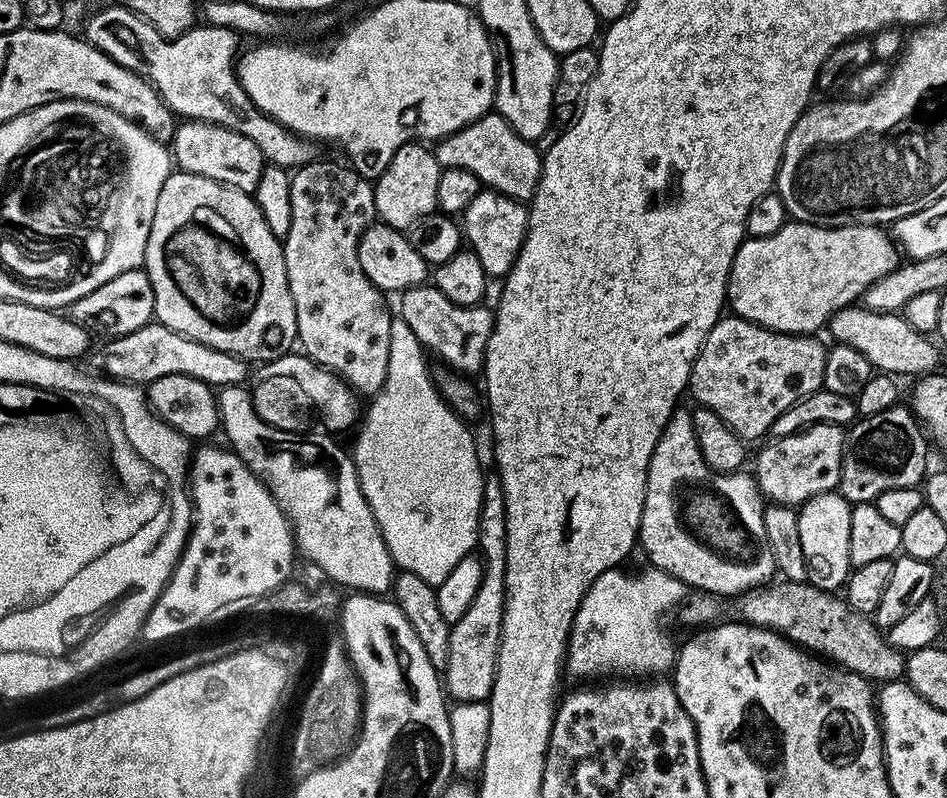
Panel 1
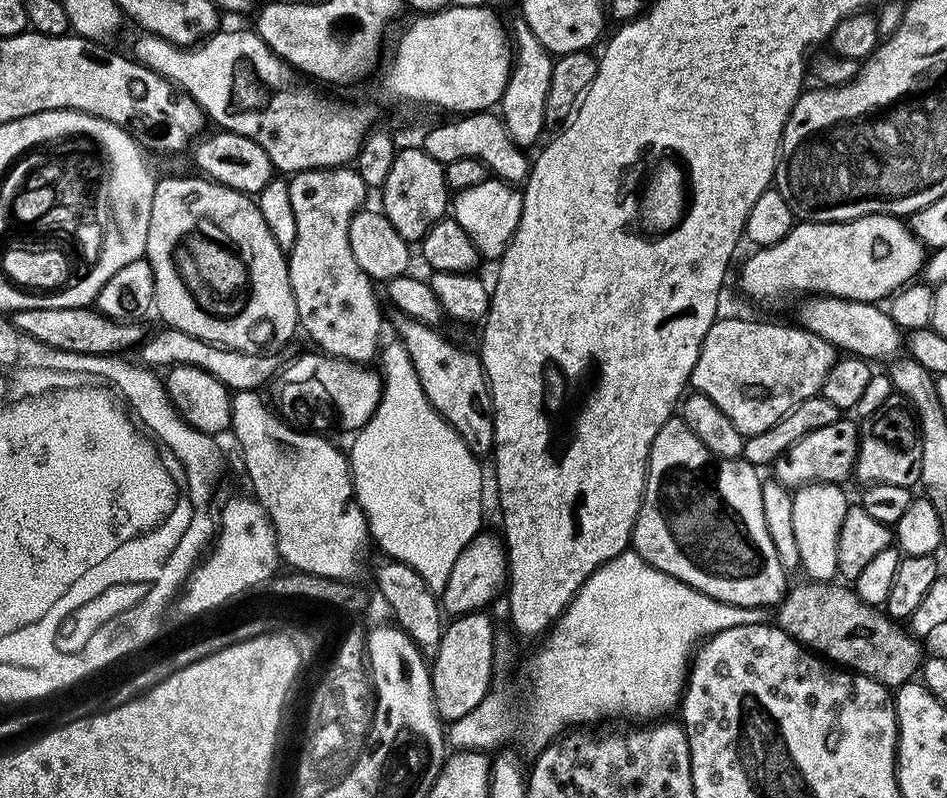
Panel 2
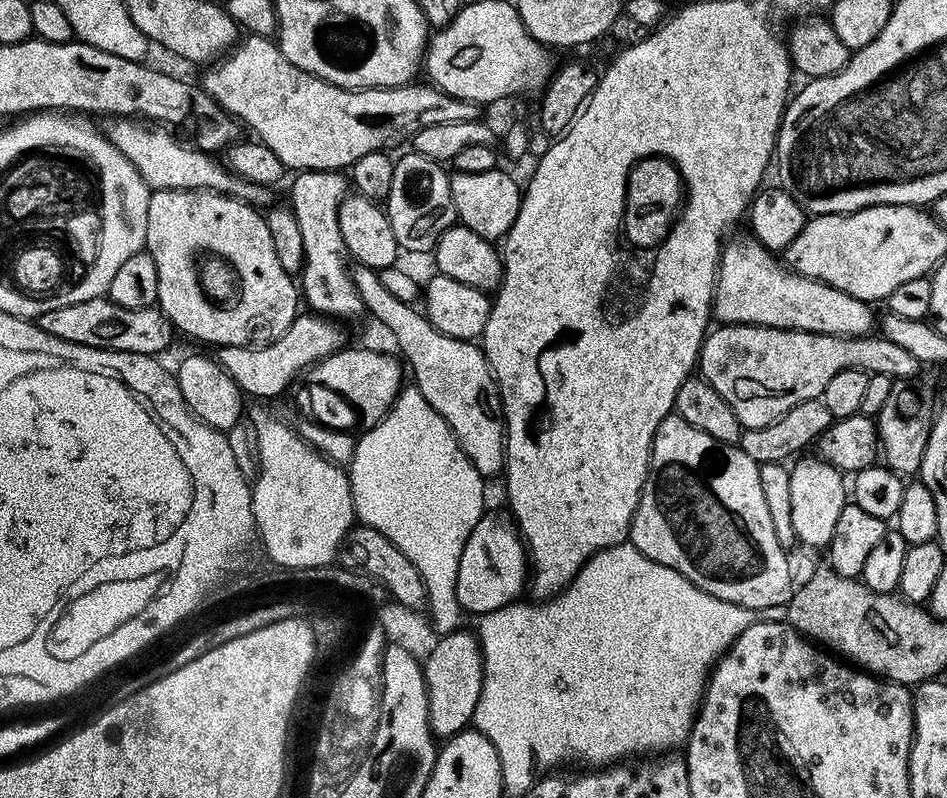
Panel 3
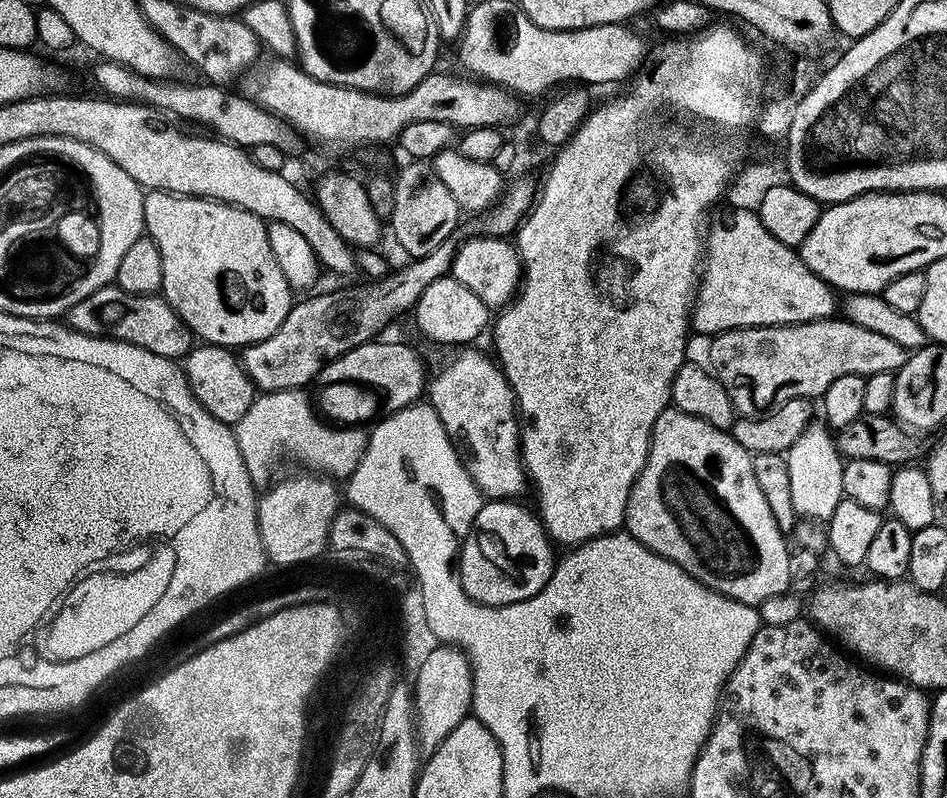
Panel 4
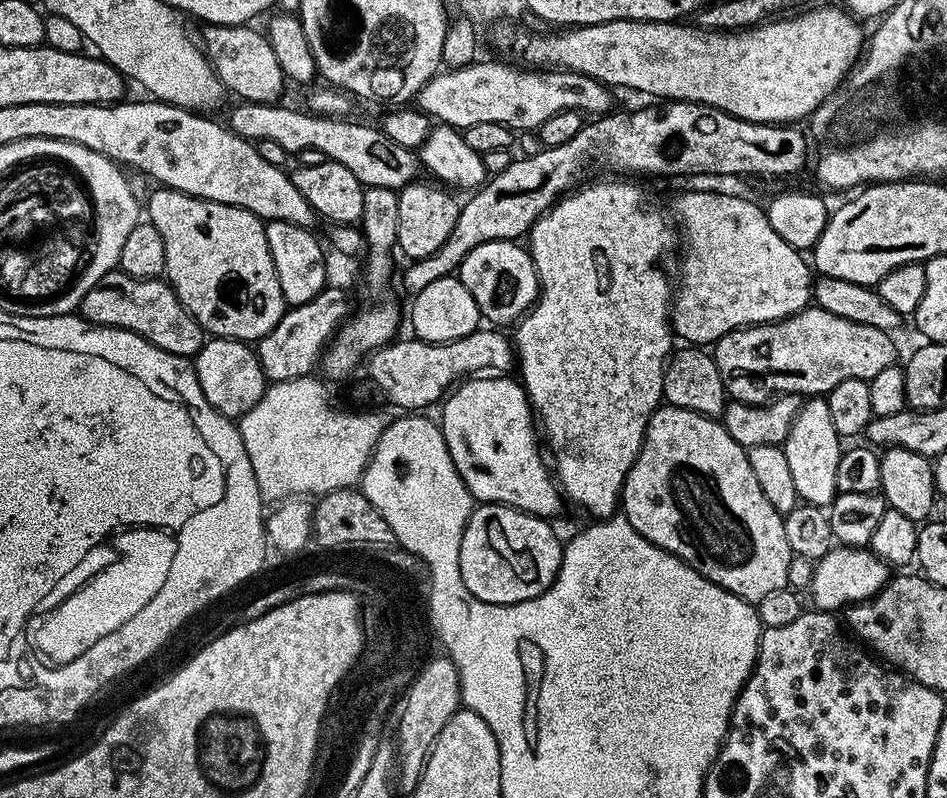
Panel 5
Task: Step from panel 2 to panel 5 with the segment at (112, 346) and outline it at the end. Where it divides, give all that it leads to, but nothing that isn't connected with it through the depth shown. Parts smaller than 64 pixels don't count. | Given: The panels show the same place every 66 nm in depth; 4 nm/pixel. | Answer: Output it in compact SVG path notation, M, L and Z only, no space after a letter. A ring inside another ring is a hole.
M113 270L85 294L79 315L101 328L125 328L170 354L195 357L204 344L206 333L199 322L184 309L167 279L139 280L130 274Z

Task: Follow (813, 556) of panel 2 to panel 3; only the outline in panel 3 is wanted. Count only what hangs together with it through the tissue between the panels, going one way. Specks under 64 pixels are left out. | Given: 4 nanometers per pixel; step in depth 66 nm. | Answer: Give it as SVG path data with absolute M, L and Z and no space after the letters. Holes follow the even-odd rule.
M819 458L804 459L797 459L790 468L790 506L794 509L790 513L790 522L801 545L824 550L834 534L834 526L838 526L838 514L842 514L846 503L846 480L833 464Z

